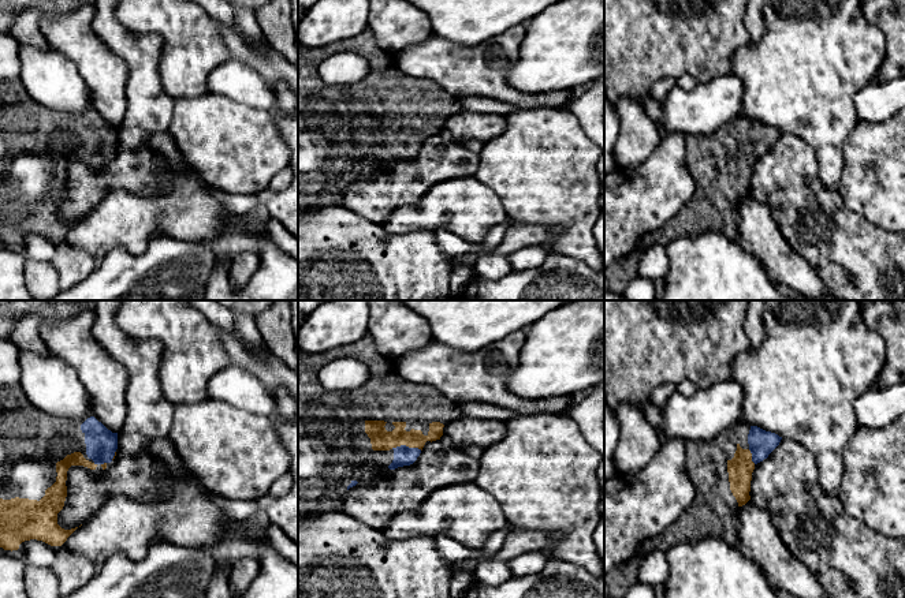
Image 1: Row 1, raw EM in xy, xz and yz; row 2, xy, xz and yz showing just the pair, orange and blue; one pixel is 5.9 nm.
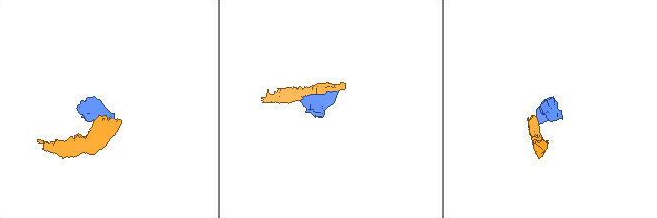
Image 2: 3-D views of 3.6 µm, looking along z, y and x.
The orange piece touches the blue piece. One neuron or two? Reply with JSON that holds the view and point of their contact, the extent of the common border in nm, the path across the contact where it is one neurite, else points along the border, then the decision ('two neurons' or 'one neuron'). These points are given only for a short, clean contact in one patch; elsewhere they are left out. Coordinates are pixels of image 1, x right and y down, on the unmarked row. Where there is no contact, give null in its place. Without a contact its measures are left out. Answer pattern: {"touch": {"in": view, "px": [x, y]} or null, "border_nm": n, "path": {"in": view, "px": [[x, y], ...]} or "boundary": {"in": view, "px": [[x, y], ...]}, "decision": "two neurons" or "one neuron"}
{"touch": {"in": "xz", "px": [406, 139]}, "border_nm": 180, "path": {"in": "xz", "px": [[382, 134], [399, 134], [406, 139], [403, 149]]}, "decision": "one neuron"}

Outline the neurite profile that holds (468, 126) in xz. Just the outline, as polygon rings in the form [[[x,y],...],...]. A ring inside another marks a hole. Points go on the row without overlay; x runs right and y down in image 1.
[[[461,111],[446,117],[443,128],[455,139],[485,142],[499,137],[506,130],[506,116]]]

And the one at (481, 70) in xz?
[[[522,25],[513,26],[473,46],[455,45],[432,34],[421,45],[394,52],[394,63],[405,74],[435,81],[458,98],[488,97],[522,109],[567,104],[571,90],[528,94],[507,81],[507,70],[518,56],[525,31]]]

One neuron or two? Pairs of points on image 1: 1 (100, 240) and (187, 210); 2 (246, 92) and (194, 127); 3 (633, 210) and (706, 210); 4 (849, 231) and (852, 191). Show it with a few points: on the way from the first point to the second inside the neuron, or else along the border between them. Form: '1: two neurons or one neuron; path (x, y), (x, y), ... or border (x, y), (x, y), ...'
1: one neuron; path (122, 220), (133, 220), (148, 215), (166, 215)
2: two neurons; border (211, 90), (264, 109)
3: two neurons; border (695, 183), (692, 195), (665, 223), (652, 231)
4: two neurons; border (837, 190), (842, 202), (849, 209), (878, 225)

